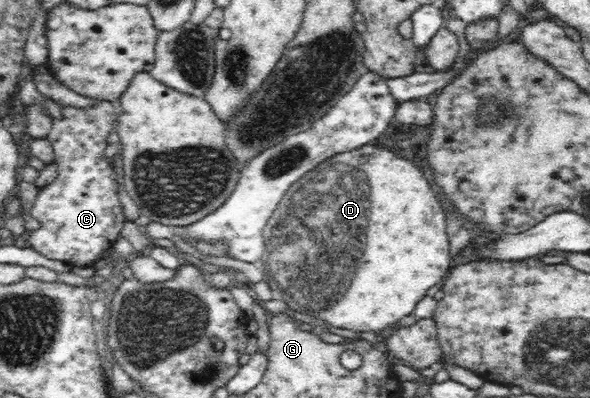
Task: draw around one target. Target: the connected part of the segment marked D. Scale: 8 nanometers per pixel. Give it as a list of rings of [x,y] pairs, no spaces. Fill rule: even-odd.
[[[374,144],[362,145],[358,149],[336,154],[335,157],[326,159],[314,170],[306,173],[296,183],[293,183],[289,191],[285,193],[284,201],[279,204],[273,216],[268,220],[263,237],[266,243],[265,253],[261,257],[265,266],[264,285],[260,287],[258,283],[252,282],[245,285],[248,285],[249,289],[258,287],[262,291],[270,291],[272,298],[280,298],[285,301],[288,309],[293,309],[294,313],[298,313],[298,317],[302,317],[301,324],[310,333],[314,333],[314,317],[322,319],[332,327],[340,327],[340,329],[352,329],[356,332],[372,331],[375,334],[382,333],[385,331],[384,329],[395,325],[402,317],[406,317],[414,311],[418,301],[426,296],[426,291],[433,285],[438,285],[444,279],[452,259],[446,213],[436,198],[436,193],[430,188],[430,183],[424,177],[423,172],[409,159],[400,158],[394,152]]]

